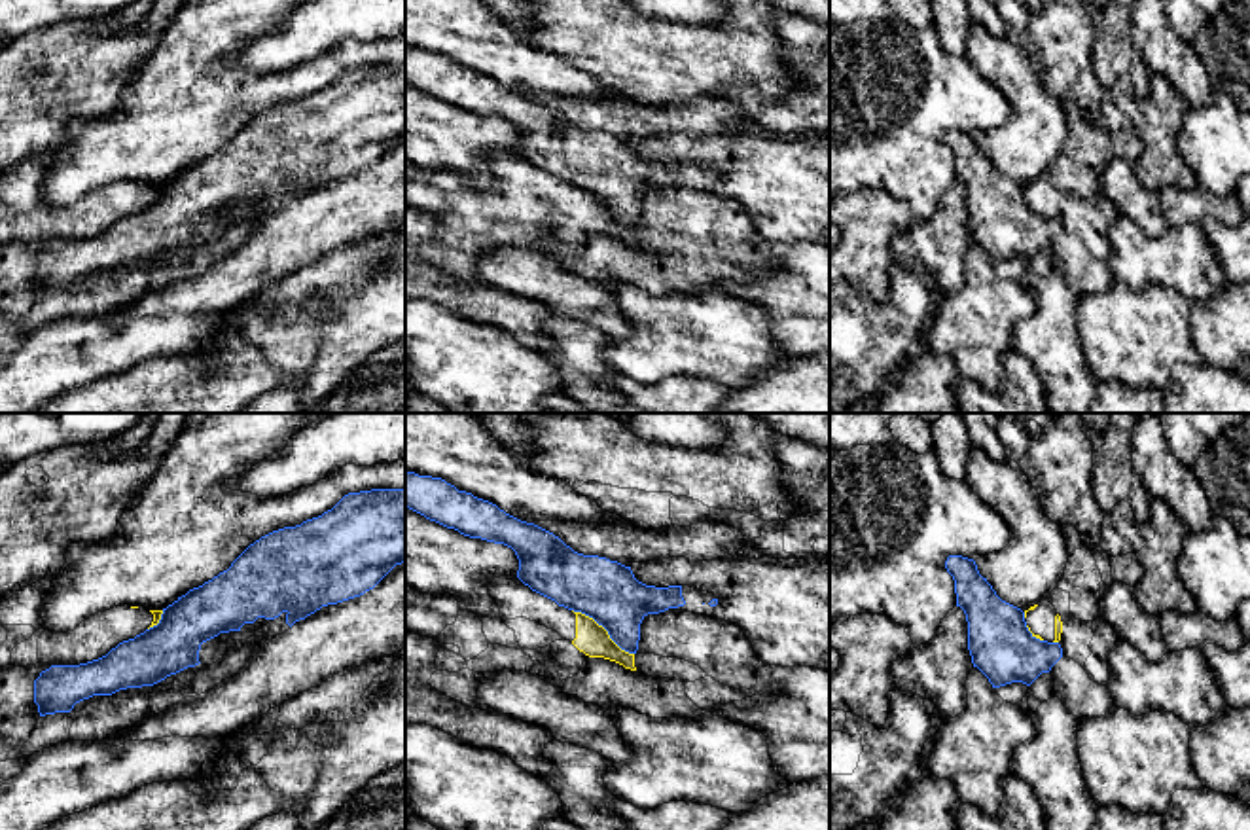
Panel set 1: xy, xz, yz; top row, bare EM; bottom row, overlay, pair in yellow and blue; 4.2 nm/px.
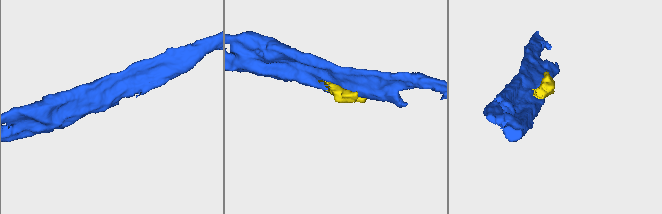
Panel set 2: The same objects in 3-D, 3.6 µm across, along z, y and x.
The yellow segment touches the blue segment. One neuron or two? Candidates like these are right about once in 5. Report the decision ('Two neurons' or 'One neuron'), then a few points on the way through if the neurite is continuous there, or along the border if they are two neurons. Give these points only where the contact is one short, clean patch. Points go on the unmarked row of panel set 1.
Two neurons

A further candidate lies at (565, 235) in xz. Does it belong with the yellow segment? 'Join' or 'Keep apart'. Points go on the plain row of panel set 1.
Keep apart

